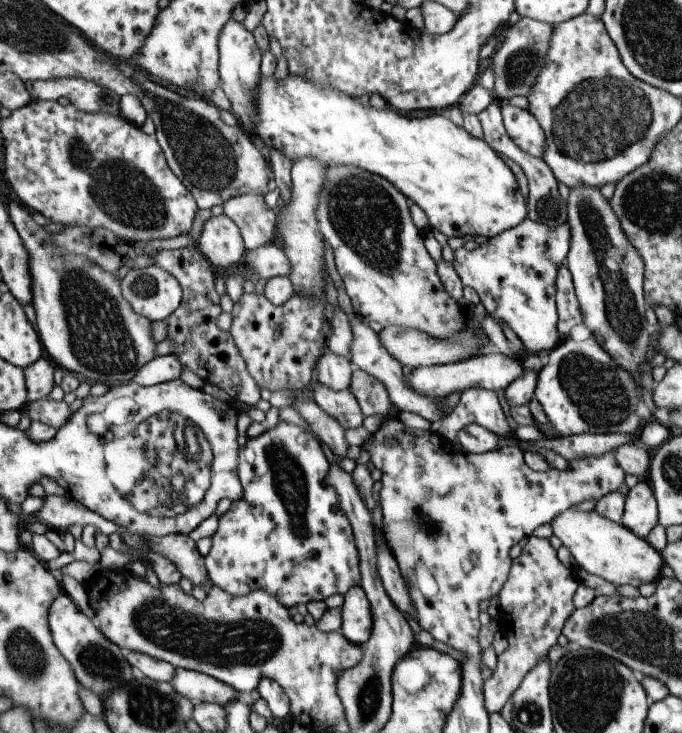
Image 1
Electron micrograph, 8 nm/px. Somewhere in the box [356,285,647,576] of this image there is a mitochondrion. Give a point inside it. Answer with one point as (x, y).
(603, 399)

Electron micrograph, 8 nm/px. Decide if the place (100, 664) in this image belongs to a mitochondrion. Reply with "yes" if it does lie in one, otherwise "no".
yes

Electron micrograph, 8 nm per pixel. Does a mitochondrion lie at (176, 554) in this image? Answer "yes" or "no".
no

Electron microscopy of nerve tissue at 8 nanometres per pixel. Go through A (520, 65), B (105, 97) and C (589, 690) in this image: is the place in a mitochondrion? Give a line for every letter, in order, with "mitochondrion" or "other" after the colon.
A: mitochondrion
B: other
C: mitochondrion

